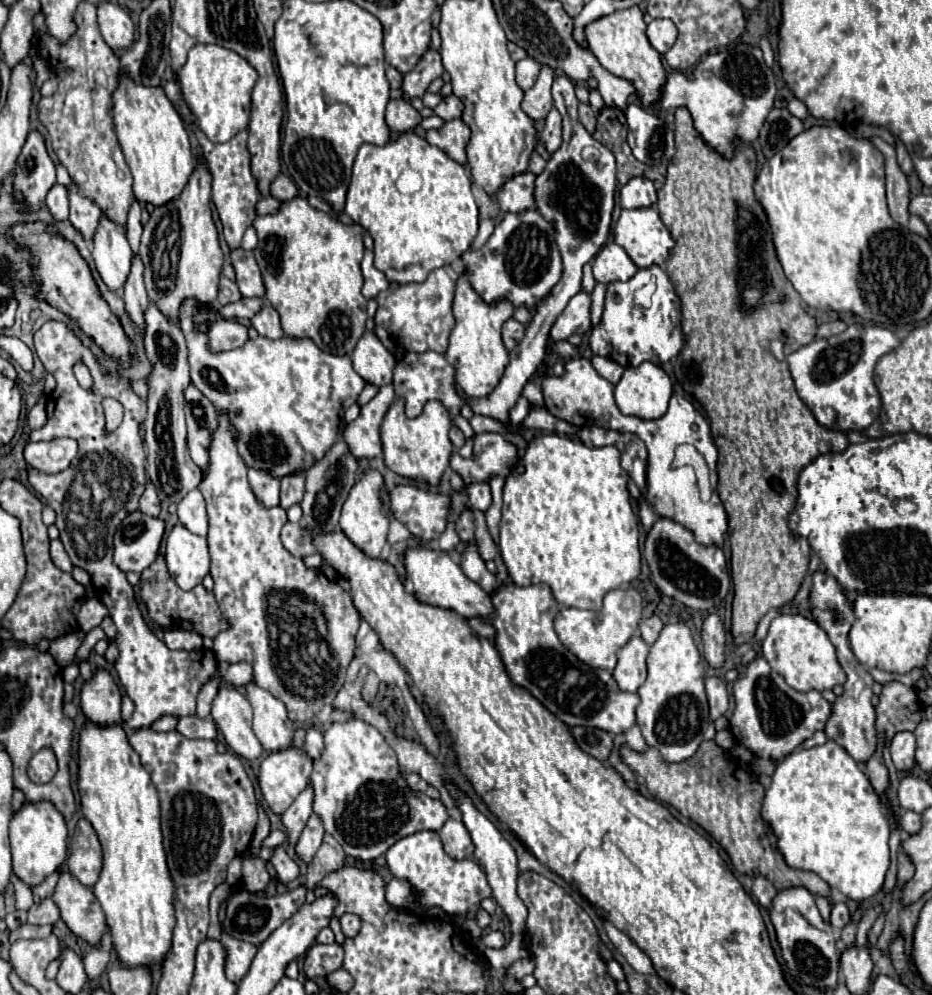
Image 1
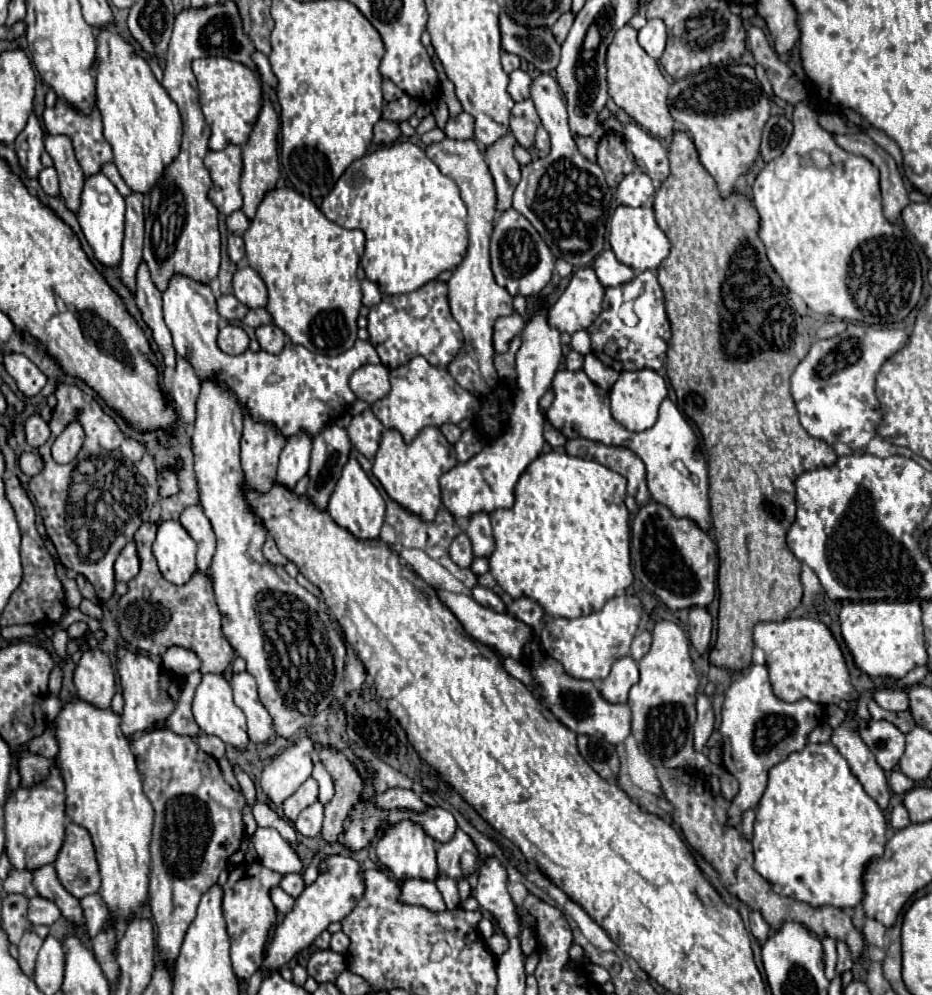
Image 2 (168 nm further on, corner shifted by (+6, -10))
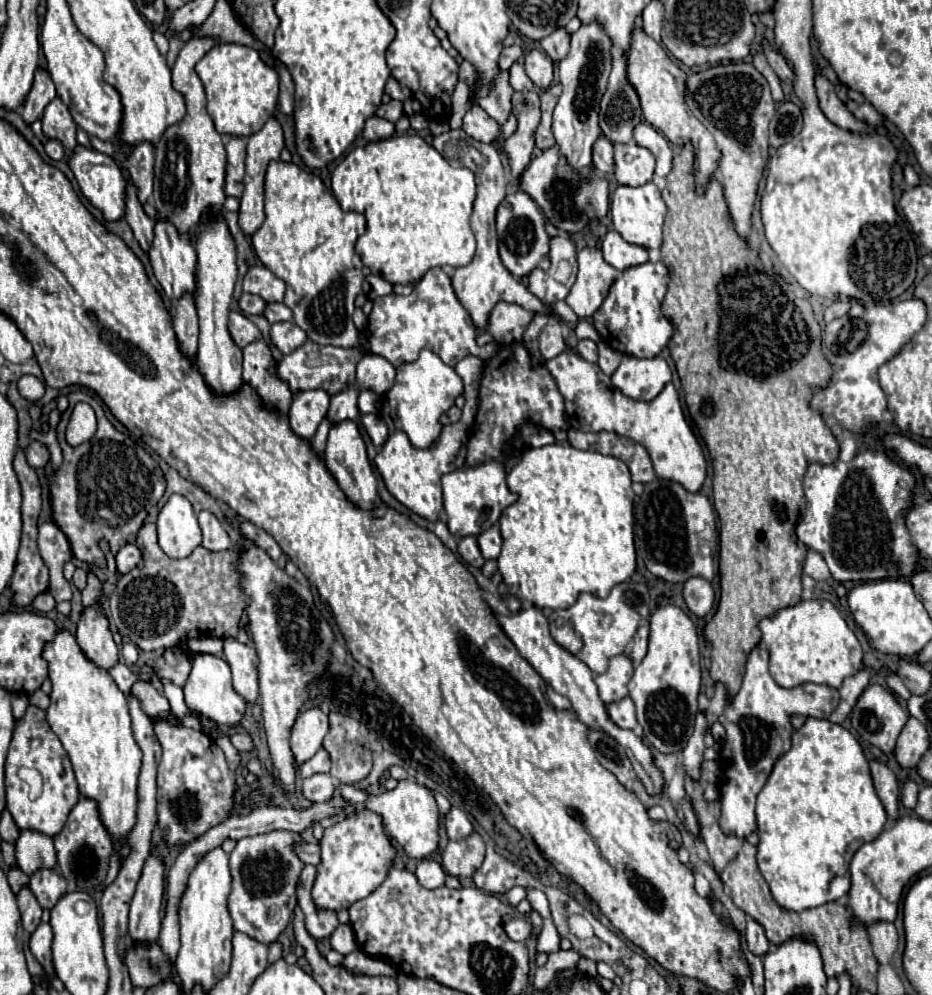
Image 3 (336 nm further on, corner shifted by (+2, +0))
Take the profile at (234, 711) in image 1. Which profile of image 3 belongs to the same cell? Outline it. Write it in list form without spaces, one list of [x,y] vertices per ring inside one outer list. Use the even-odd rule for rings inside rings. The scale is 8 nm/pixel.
[[[195,653],[191,655],[191,675],[189,681],[185,683],[183,691],[185,691],[185,703],[201,713],[203,717],[209,717],[211,721],[215,721],[217,725],[225,725],[225,727],[237,727],[245,715],[245,707],[247,703],[233,691],[231,685],[231,669],[227,665],[227,661],[223,661],[221,657],[215,655],[203,655],[203,653]]]

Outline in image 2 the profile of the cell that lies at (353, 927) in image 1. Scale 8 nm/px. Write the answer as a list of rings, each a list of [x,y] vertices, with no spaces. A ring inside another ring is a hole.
[[[339,931],[339,933],[333,933],[333,937],[331,937],[331,947],[329,947],[331,951],[345,955],[345,951],[347,951],[347,945],[349,945],[349,937],[347,937],[343,931]]]

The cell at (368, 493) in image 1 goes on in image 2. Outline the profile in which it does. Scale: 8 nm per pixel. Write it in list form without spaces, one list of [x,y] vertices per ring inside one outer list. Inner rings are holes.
[[[349,457],[349,461],[343,465],[341,477],[337,479],[337,485],[331,493],[327,511],[337,525],[345,527],[359,539],[377,539],[379,537],[381,525],[385,521],[385,501],[383,501],[381,493],[377,491],[377,487],[369,481],[369,477],[365,475],[365,471],[361,469],[361,465],[357,463],[355,457]]]

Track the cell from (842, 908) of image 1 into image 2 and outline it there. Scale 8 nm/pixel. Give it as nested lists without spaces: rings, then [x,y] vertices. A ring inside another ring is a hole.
[[[837,943],[837,975],[843,975],[845,971],[849,971],[853,967],[853,959],[851,959],[851,951],[847,949],[845,943]]]

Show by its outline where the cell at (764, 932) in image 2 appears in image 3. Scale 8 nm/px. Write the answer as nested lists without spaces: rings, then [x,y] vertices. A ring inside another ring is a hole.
[[[749,919],[747,923],[747,947],[755,955],[765,955],[769,949],[769,939],[765,937],[763,925],[759,925],[755,919]]]

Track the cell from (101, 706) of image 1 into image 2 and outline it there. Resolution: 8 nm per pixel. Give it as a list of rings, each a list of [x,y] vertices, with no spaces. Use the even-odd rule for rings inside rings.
[[[89,649],[81,655],[75,667],[75,689],[77,689],[77,697],[81,697],[83,701],[91,701],[91,705],[99,705],[101,709],[111,707],[111,697],[115,695],[115,673],[107,653],[99,649]]]

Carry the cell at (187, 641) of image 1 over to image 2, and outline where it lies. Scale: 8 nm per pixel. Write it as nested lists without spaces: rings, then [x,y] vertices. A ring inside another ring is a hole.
[[[171,647],[167,649],[167,653],[163,655],[163,667],[175,675],[189,675],[193,671],[201,669],[201,659],[183,647]]]

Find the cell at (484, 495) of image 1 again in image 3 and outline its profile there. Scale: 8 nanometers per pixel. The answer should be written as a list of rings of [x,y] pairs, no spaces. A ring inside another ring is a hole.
[[[491,525],[487,531],[483,531],[483,535],[477,537],[481,553],[485,559],[497,559],[501,553],[501,533],[499,533],[499,525]]]

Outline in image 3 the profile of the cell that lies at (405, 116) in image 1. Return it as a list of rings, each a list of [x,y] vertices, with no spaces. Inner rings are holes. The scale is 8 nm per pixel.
[[[377,115],[375,117],[369,117],[367,123],[365,123],[365,129],[363,129],[363,137],[369,139],[369,141],[379,141],[379,139],[387,139],[395,133],[395,125],[387,119],[379,119]]]

